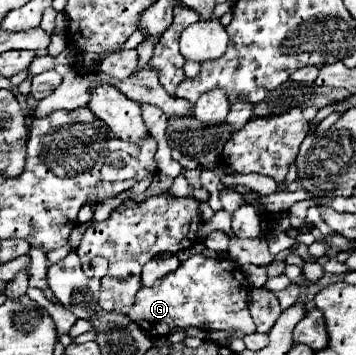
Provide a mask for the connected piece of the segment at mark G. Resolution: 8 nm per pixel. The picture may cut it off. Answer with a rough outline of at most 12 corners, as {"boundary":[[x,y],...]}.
{"boundary":[[197,254],[141,286],[129,318],[255,332],[237,262]]}

